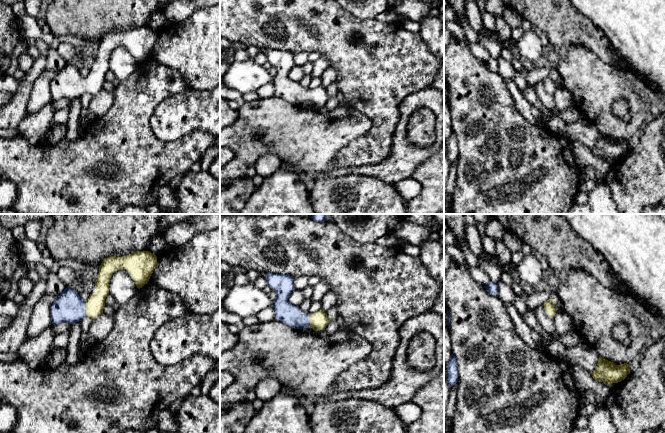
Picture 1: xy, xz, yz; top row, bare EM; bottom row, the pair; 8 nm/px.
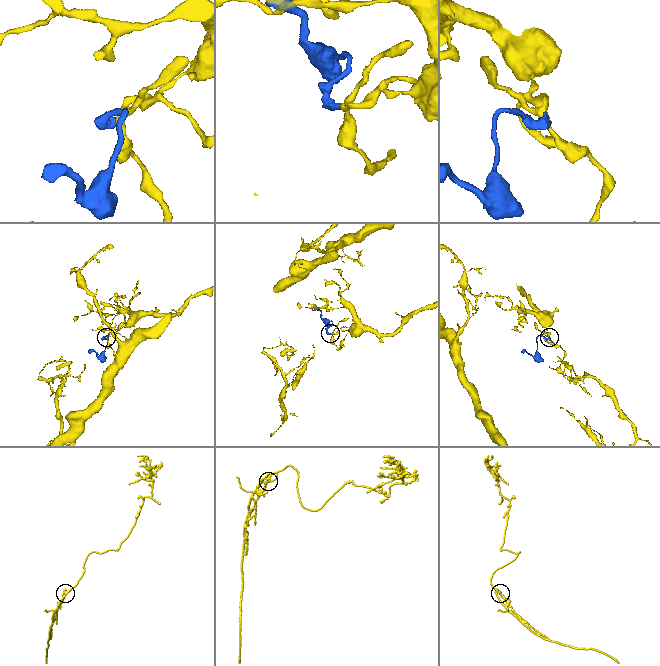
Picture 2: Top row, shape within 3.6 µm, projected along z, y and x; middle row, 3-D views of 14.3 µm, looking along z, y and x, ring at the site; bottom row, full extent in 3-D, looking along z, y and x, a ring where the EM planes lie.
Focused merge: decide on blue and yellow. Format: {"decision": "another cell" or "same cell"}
{"decision": "same cell"}

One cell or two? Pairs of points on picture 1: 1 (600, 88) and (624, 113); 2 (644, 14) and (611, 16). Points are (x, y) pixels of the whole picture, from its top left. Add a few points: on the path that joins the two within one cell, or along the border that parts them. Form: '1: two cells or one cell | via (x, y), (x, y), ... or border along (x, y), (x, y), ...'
1: two cells | border along (618, 98), (624, 98), (628, 103), (628, 121)
2: one cell | via (636, 14), (619, 14)

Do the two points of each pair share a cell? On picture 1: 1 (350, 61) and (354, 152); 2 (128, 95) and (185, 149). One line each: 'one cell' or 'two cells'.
1: one cell
2: one cell

